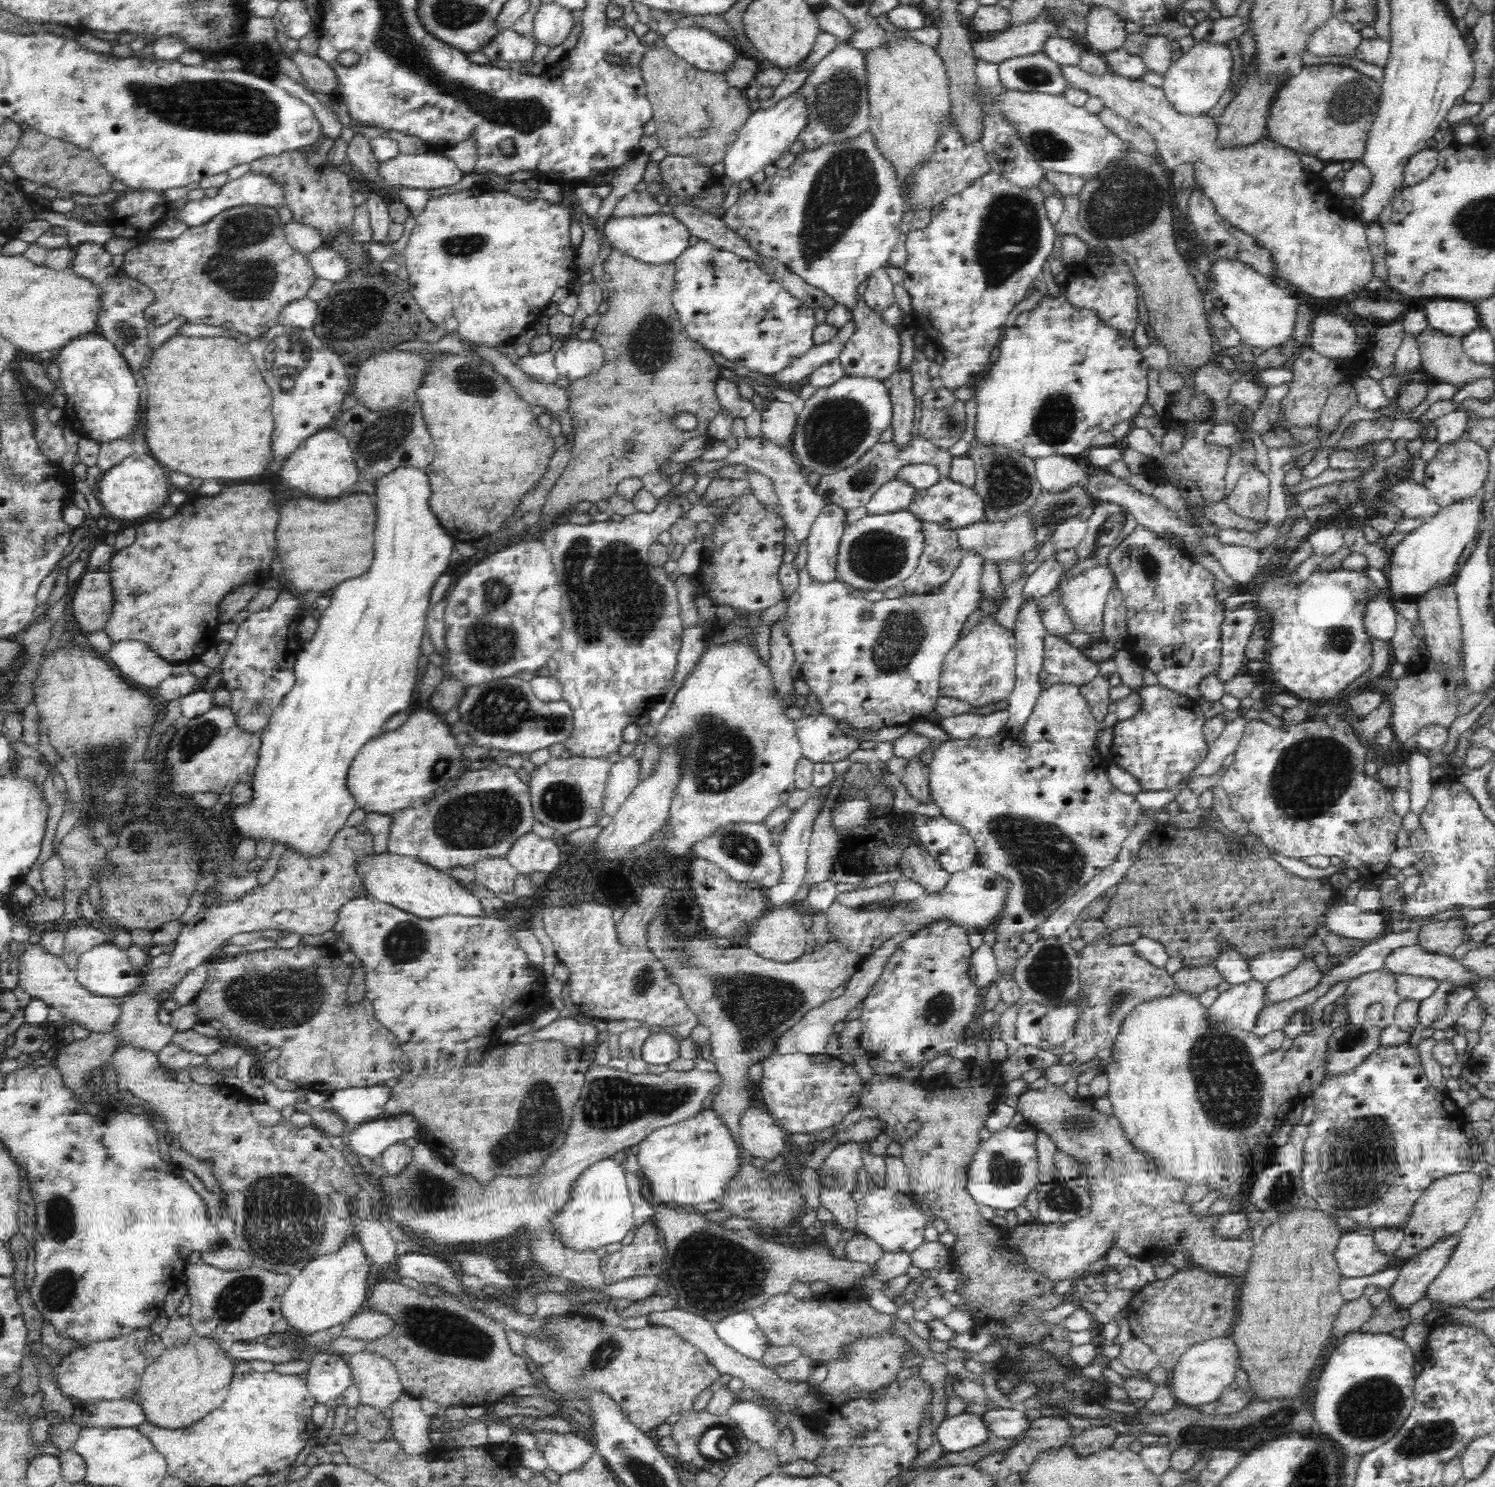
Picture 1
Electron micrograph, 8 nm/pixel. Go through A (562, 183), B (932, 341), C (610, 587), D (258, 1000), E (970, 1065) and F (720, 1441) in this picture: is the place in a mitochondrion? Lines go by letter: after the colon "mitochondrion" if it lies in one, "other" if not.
A: other
B: other
C: mitochondrion
D: mitochondrion
E: other
F: mitochondrion

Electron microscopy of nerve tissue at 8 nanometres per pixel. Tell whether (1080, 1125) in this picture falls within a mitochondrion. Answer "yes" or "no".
yes

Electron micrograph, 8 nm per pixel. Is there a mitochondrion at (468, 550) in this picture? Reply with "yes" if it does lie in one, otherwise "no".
no

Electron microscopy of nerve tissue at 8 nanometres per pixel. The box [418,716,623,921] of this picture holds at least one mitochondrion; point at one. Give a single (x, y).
(489, 817)

